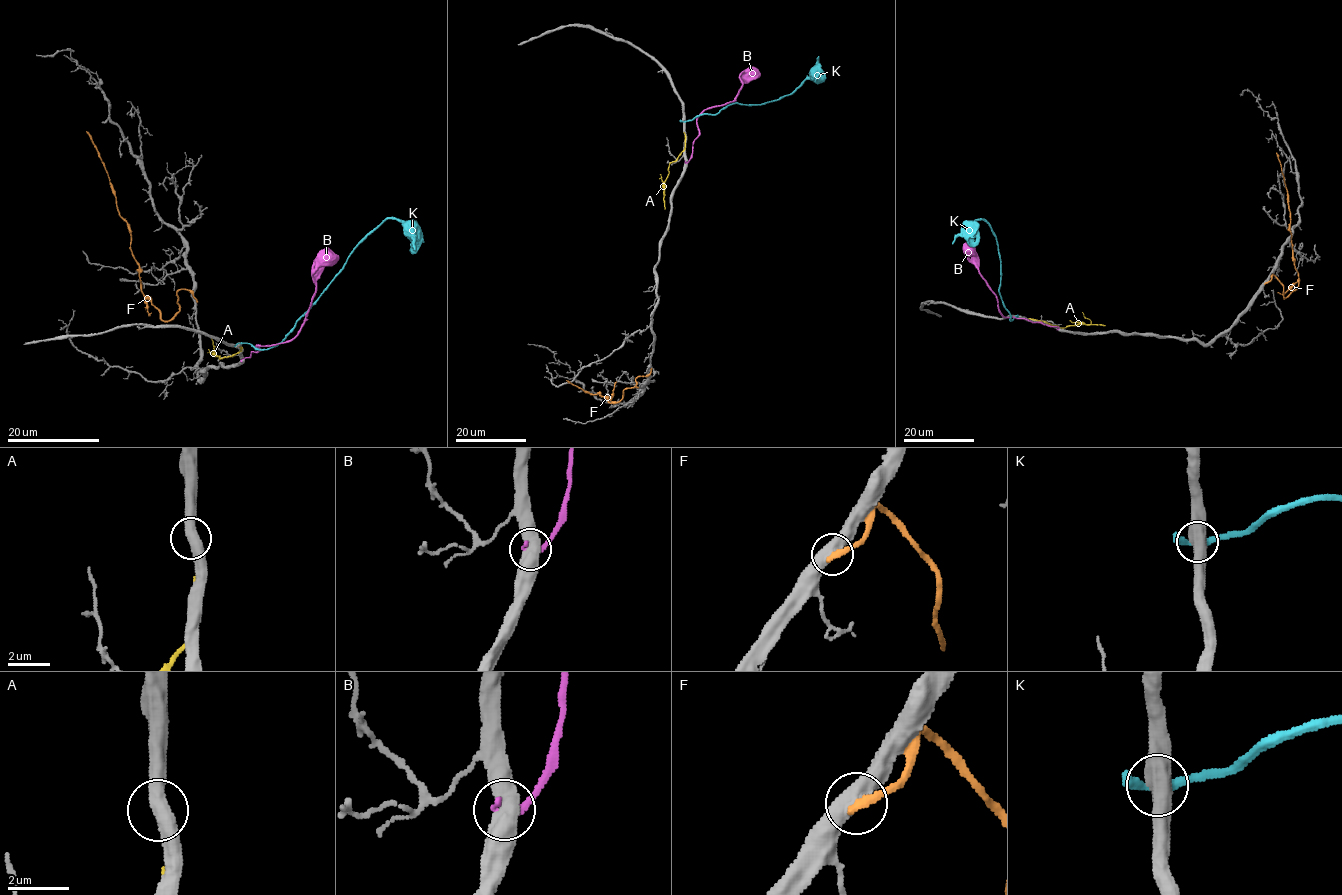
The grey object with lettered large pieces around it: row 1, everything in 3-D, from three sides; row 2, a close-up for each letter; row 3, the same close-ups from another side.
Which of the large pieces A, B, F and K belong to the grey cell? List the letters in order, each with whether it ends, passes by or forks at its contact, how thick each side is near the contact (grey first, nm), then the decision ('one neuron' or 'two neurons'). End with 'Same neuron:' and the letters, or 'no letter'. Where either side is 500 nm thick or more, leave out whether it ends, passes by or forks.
A: it ends | 480/180 nm | two neurons
B: 550/280 nm | two neurons
F: it ends | 480/280 nm | two neurons
K: 550/240 nm | two neurons
Same neuron: no letter

